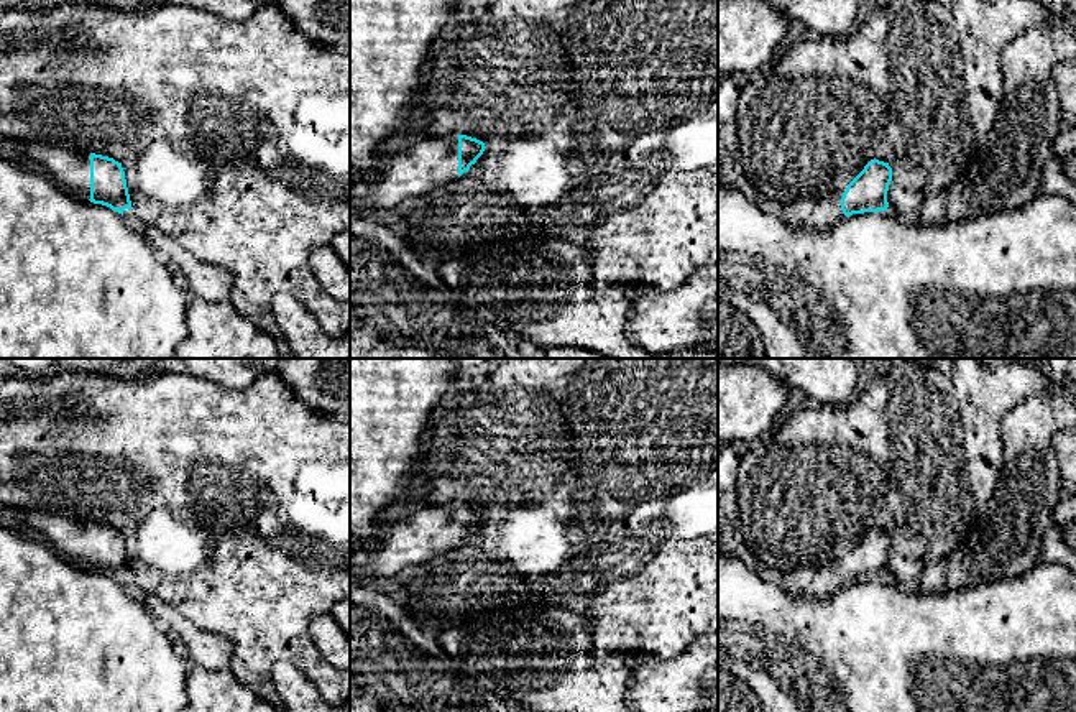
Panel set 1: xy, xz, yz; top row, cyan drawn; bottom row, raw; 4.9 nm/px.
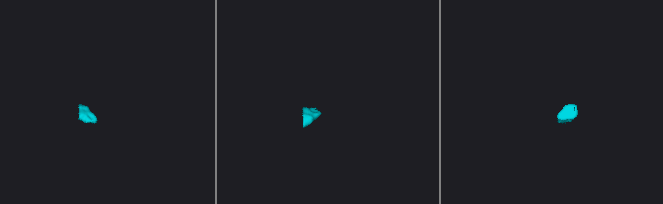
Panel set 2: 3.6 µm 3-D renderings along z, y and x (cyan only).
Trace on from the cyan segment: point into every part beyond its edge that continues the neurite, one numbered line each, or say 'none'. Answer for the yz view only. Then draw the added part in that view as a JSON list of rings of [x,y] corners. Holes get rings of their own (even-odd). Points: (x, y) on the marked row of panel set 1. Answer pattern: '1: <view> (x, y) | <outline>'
1: yz (809, 214) | [[[848,186],[820,199],[800,199],[797,206],[780,219],[803,232],[820,232],[833,229],[848,215],[841,210],[841,197]]]

